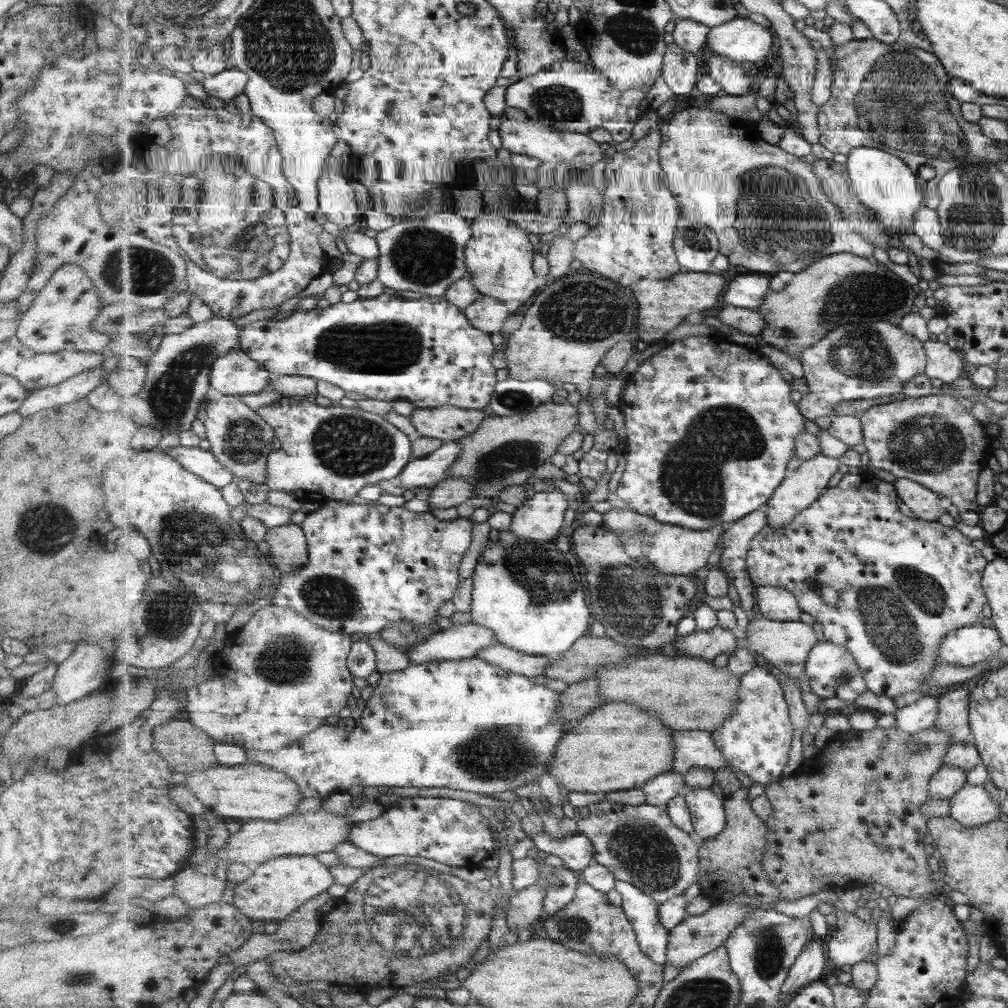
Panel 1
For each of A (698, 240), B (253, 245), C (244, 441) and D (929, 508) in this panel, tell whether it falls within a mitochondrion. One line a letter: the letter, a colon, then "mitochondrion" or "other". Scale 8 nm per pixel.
A: mitochondrion
B: mitochondrion
C: mitochondrion
D: other

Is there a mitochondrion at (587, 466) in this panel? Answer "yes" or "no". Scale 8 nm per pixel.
no

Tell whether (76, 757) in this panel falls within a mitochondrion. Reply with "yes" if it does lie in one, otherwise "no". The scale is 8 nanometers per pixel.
no

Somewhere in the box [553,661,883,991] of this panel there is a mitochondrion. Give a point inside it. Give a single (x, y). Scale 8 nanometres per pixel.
(647, 854)

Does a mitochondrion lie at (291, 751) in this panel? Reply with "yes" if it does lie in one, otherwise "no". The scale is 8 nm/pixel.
no

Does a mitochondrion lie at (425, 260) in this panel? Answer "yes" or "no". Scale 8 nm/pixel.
yes

